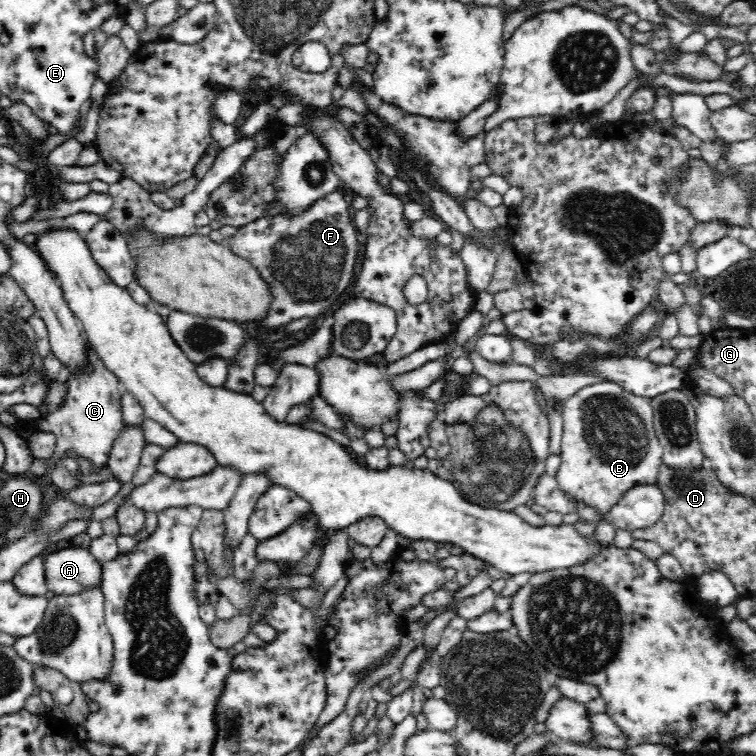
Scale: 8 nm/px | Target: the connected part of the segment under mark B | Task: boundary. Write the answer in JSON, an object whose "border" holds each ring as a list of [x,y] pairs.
{"border":[[[602,381],[596,382],[595,384],[588,385],[582,387],[568,399],[566,399],[562,404],[562,438],[560,442],[560,456],[561,456],[561,464],[555,474],[556,482],[558,486],[569,496],[576,499],[577,501],[582,501],[586,503],[586,505],[592,507],[592,509],[596,509],[598,511],[598,515],[600,515],[600,520],[598,520],[598,524],[594,531],[595,540],[597,540],[601,545],[613,545],[613,540],[615,536],[614,526],[610,524],[607,520],[605,520],[605,514],[610,512],[610,509],[622,498],[622,495],[625,494],[626,491],[629,491],[630,488],[634,488],[638,485],[645,484],[657,484],[657,480],[640,480],[642,476],[654,476],[654,472],[652,474],[642,474],[640,470],[642,470],[642,462],[644,462],[644,466],[650,466],[650,462],[654,464],[654,460],[656,460],[656,464],[663,465],[663,446],[659,443],[659,438],[655,433],[655,426],[653,425],[653,405],[650,402],[648,397],[636,396],[618,386],[618,384],[614,384],[610,381]]]}

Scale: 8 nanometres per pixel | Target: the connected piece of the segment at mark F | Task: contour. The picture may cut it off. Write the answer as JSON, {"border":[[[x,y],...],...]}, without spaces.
{"border":[[[338,190],[314,202],[302,215],[260,217],[254,222],[242,225],[238,227],[237,234],[225,243],[234,254],[249,260],[256,267],[274,292],[274,302],[268,316],[259,321],[261,330],[269,334],[277,332],[280,326],[304,316],[317,320],[322,312],[328,311],[332,304],[336,304],[338,296],[344,294],[354,280],[360,254],[360,237],[353,221],[352,204]]]}

